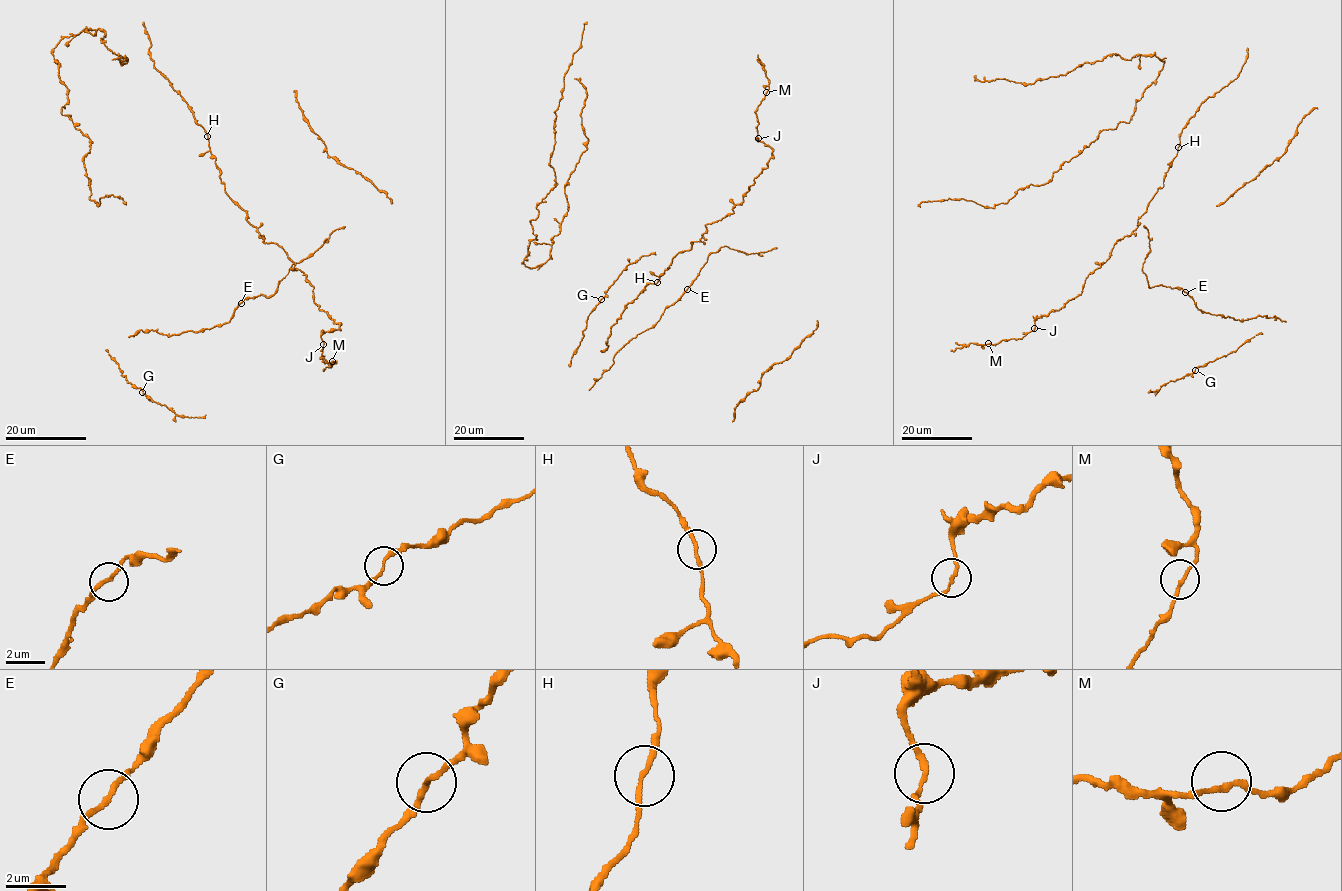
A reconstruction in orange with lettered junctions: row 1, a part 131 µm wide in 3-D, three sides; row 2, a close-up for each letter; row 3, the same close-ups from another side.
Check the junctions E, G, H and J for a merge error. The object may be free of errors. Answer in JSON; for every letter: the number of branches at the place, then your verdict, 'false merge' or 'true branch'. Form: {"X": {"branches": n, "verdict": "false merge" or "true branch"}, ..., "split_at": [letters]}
{"E": {"branches": 2, "verdict": "true branch"}, "G": {"branches": 2, "verdict": "true branch"}, "H": {"branches": 2, "verdict": "true branch"}, "J": {"branches": 2, "verdict": "true branch"}, "split_at": []}

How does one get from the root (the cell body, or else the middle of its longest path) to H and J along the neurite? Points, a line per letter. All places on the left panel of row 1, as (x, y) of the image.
H: (217, 166), (210, 153), (207, 136)
J: (217, 166), (224, 190), (259, 236), (284, 250), (306, 275), (319, 309), (338, 325), (321, 335), (323, 344)

